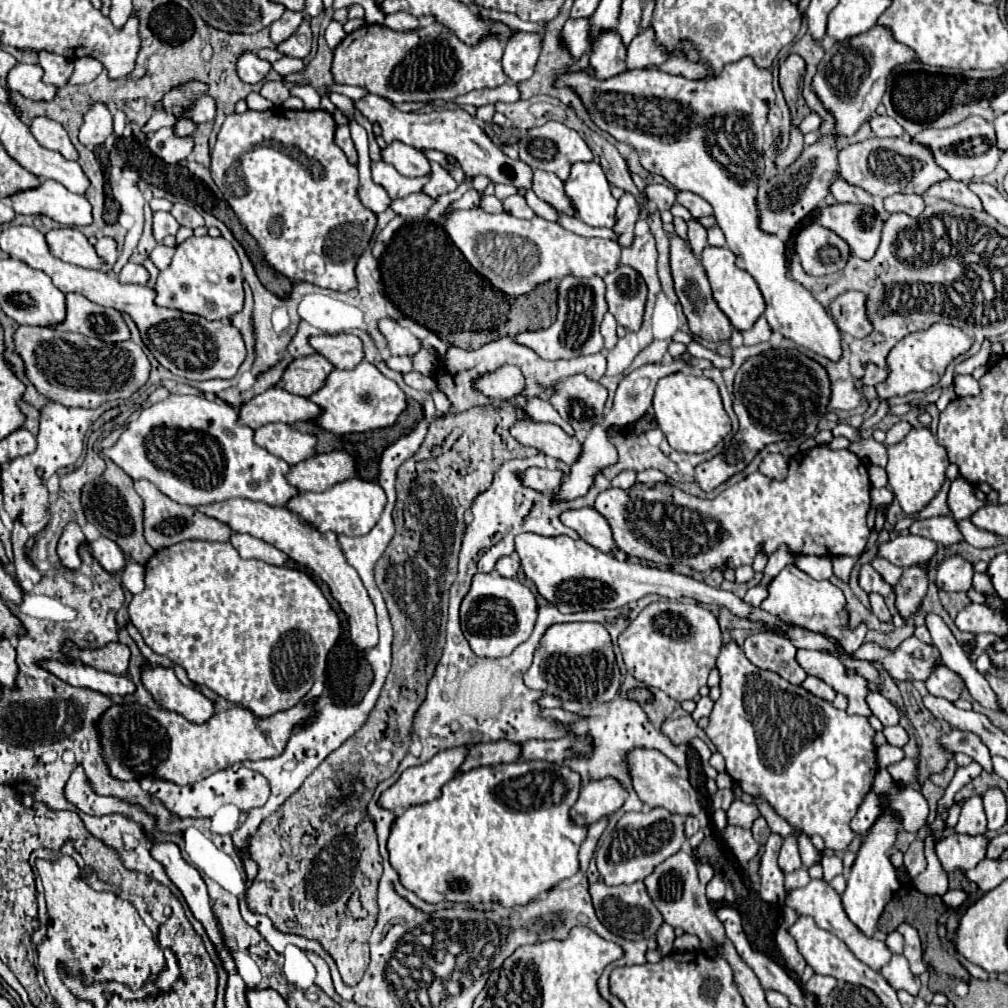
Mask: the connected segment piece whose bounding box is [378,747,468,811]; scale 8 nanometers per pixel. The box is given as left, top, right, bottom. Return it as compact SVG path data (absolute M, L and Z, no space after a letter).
M466 747L448 749L448 751L442 751L442 753L434 755L434 757L432 757L428 763L424 763L424 765L418 765L418 767L410 767L410 769L406 769L406 771L400 775L400 779L398 779L392 787L388 787L388 789L380 795L378 805L380 805L382 809L398 811L400 807L402 807L402 809L406 809L406 807L422 805L422 803L428 803L428 801L436 799L436 797L440 795L442 785L444 785L444 783L448 783L448 781L456 775L458 767L460 767L460 765L462 765L462 761L464 761L466 751L468 751Z

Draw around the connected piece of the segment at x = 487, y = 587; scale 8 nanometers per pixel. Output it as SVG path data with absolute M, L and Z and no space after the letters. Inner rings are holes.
M476 573L472 587L460 605L460 627L466 641L478 657L504 657L510 655L520 643L524 643L536 621L536 599L518 581L492 573Z

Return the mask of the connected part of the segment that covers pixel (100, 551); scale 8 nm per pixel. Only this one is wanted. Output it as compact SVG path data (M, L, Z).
M98 537L96 541L90 543L90 549L92 549L92 555L96 557L96 561L106 569L106 571L118 571L118 569L124 569L126 565L126 559L124 559L124 553L122 549L110 541L108 537Z

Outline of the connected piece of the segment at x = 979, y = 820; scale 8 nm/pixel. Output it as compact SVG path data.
M970 797L964 807L960 821L956 825L958 833L968 833L968 835L980 835L986 831L986 817L984 817L984 807L982 807L982 797Z

